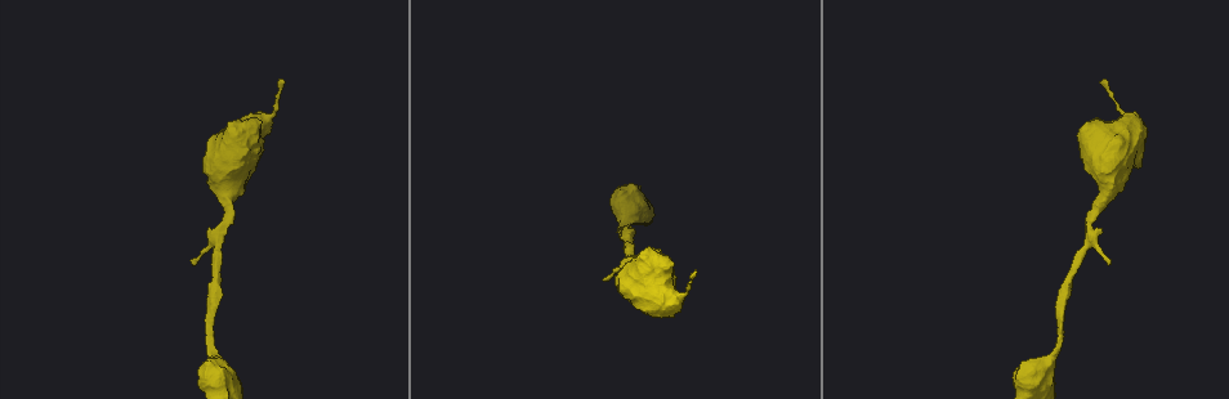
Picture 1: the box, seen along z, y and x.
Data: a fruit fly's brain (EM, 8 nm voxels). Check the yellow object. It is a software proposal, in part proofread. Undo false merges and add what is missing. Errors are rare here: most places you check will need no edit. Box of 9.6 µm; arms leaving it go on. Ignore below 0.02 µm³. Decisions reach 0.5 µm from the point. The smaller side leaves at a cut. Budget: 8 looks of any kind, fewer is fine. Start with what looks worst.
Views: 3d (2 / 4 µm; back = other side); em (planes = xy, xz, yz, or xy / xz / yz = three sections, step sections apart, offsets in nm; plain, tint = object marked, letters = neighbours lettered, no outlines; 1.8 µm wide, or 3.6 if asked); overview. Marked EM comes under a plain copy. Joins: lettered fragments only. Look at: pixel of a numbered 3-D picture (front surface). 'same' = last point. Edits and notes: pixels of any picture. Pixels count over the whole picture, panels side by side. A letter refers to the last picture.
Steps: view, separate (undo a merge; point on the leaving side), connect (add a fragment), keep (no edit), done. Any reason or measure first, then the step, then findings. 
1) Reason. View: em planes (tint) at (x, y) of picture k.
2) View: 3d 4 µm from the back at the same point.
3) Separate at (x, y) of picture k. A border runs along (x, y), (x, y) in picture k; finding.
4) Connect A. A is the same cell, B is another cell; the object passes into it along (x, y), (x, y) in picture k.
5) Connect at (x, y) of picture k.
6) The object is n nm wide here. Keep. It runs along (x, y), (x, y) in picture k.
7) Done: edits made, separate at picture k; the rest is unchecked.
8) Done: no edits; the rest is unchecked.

Branch stops here. View: em planes (letters) at (1108, 257) of picture 1.

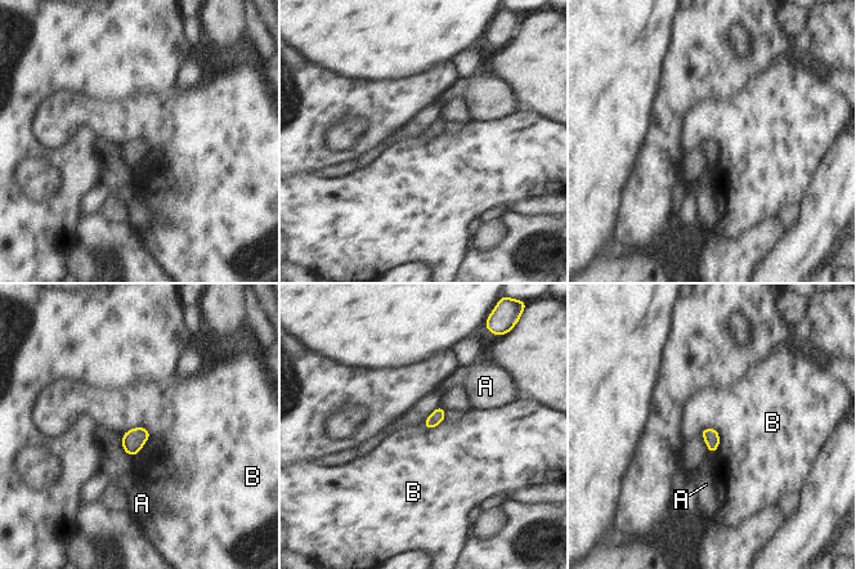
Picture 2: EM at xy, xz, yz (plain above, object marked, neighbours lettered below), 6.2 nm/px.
The object is 90 nm wide here. Keep. A and B are other cells; a border runs along (439, 406), (428, 417), (424, 429) in picture 2; no lettered fragment goes on from it.

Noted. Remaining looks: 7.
Tapers out. View: 3d 2 µm from the back at (1101, 80) of picture 1.

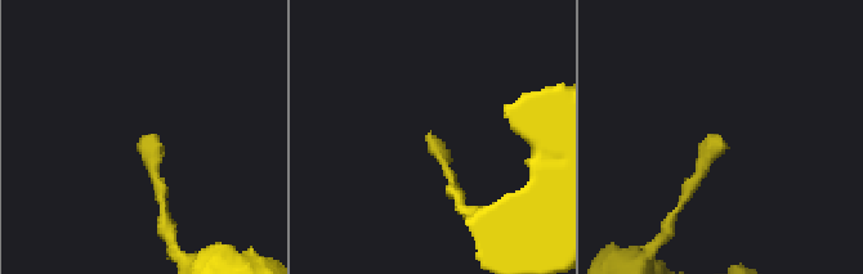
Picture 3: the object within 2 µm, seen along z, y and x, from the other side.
View: em xy step 16 (tint) at (718, 135) of picture 3.

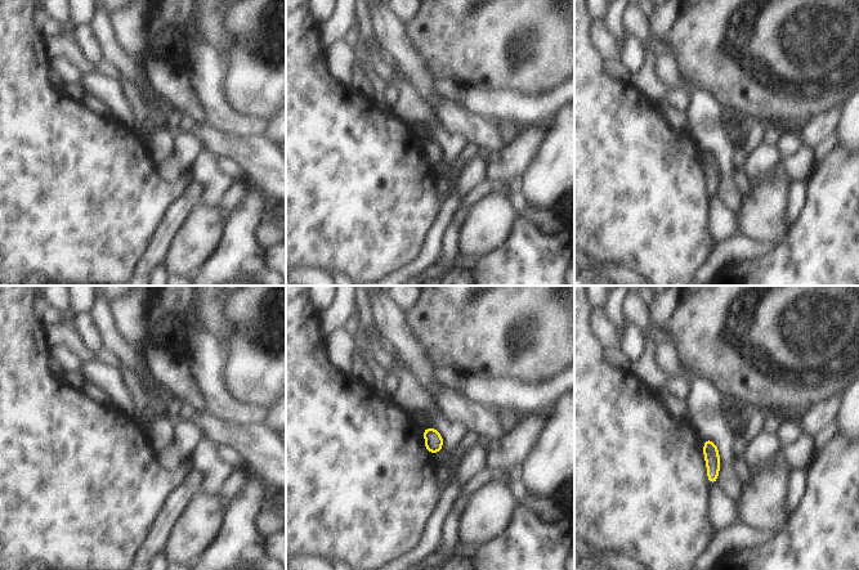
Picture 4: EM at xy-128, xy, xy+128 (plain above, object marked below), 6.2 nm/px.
Cut it another way. View: em planes (letters) at the same point.

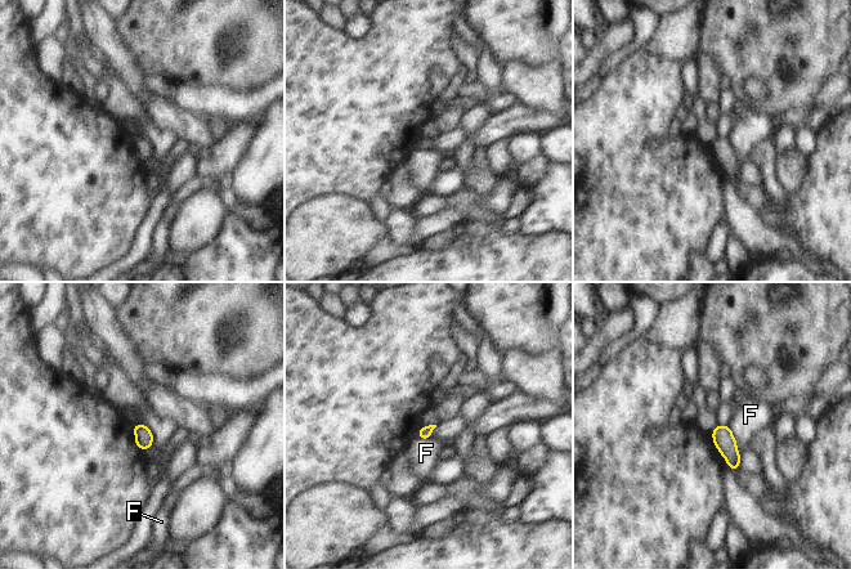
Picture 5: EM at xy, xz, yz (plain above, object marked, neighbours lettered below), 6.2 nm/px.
The object is 80 nm wide here; the longest contact is with F, 200 nm. Keep. F is another cell; no lettered fragment goes on from it.

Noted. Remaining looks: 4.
Sudden change in width. View: 3d 4 µm at (1060, 330) of picture 1.

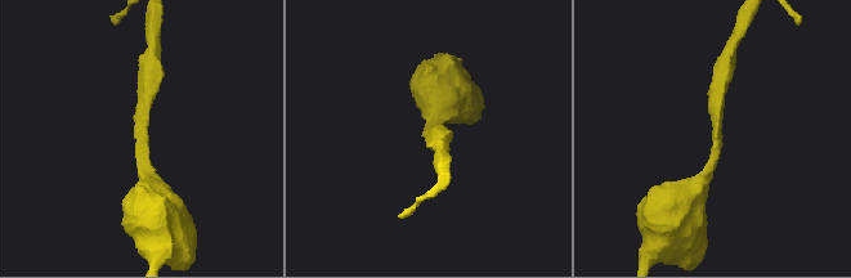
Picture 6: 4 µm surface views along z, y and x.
Need the tissue. View: em planes (letters) at (141, 137) of picture 6.

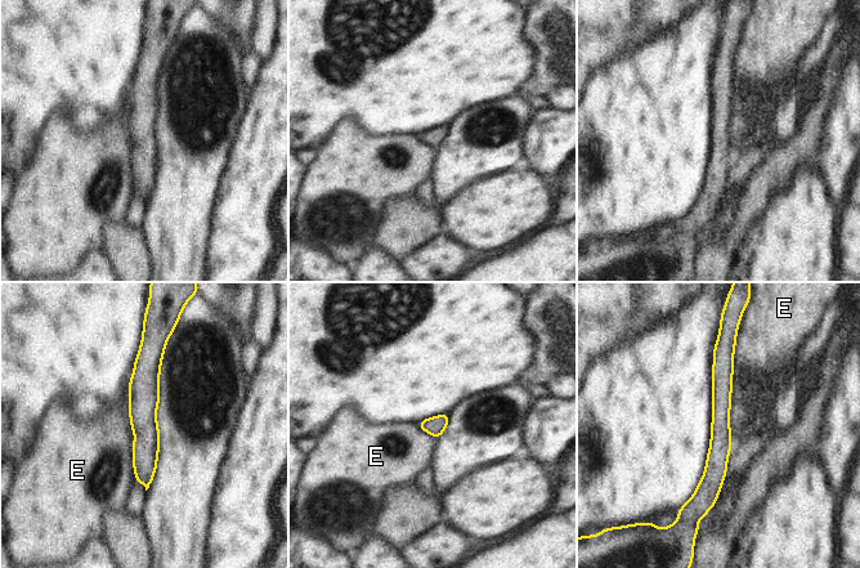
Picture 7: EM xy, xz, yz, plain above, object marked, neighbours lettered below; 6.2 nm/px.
The object is 120 nm wide here. Keep. E is another cell; a border runs along (737, 339), (729, 412), (731, 444) in picture 7; all the same neuron.

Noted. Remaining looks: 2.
Thick turns thin. View: 3d 4 µm at (1107, 192) of picture 1.

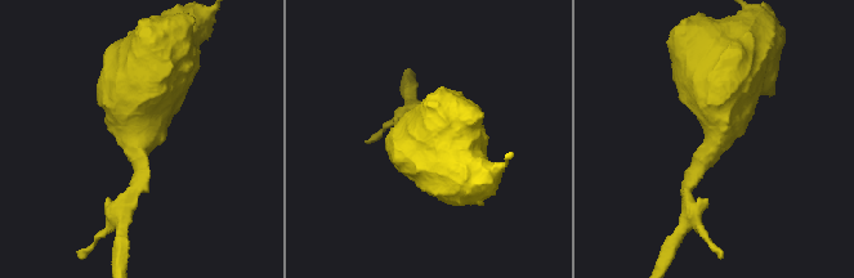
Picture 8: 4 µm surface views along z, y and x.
View: em 3.6 µm planes (letters) at (720, 135) of picture 8.

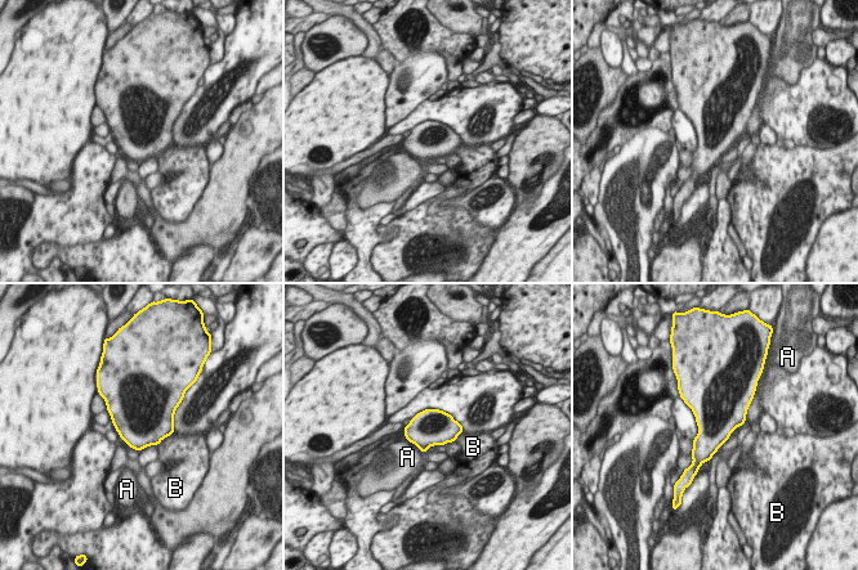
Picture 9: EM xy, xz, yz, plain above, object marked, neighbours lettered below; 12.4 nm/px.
Keep. A and B are other cells; all the same neuron.

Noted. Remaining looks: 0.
Done: no edits; the rest is unchecked.

